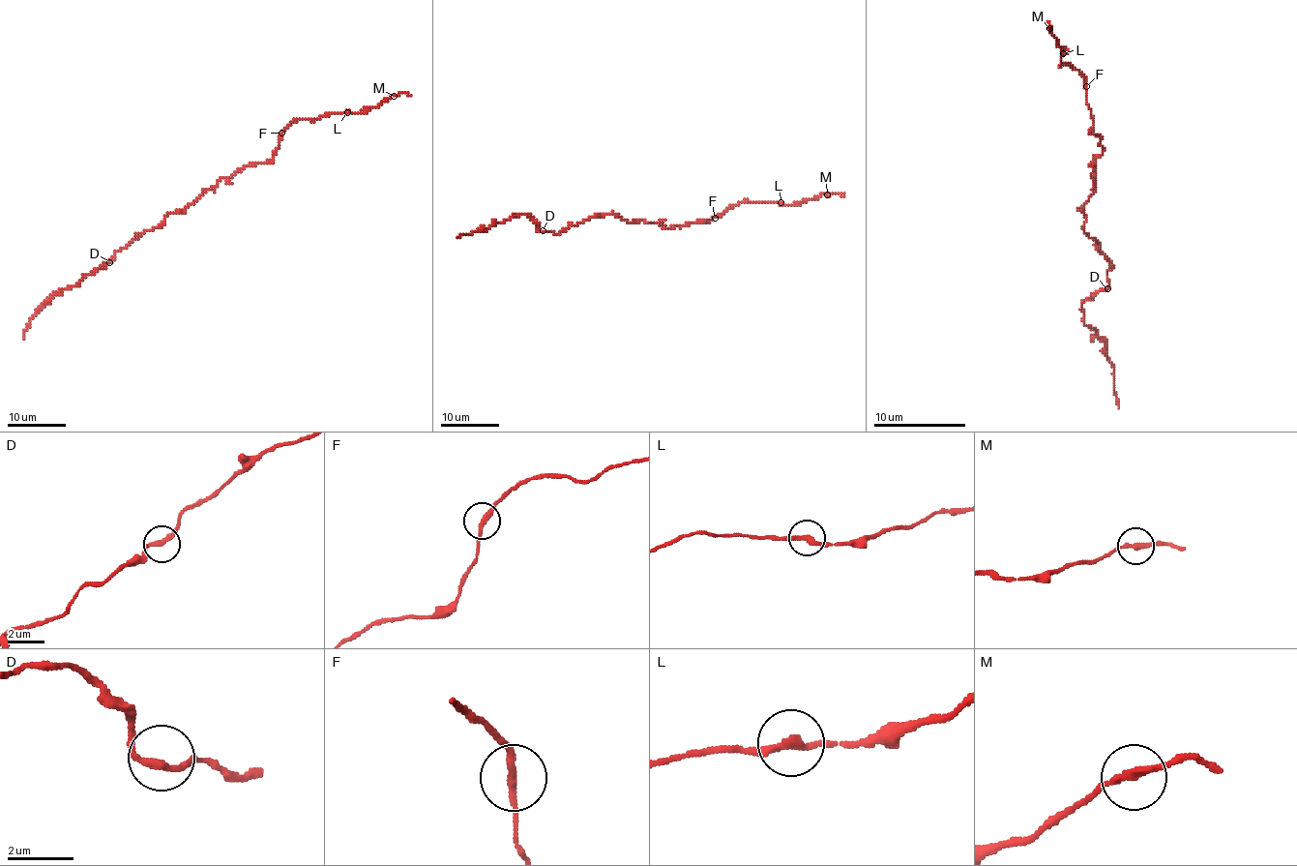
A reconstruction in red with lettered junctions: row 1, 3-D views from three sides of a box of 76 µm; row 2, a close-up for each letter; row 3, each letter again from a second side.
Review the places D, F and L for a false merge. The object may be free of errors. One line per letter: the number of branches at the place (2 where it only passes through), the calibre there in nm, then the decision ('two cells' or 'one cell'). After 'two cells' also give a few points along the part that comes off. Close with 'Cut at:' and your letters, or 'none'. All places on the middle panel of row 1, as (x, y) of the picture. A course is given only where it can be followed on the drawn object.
D: branches 2; calibre 240 nm; one cell
F: branches 2; calibre 240 nm; one cell
L: branches 2; calibre 240 nm; one cell
Cut at: none

